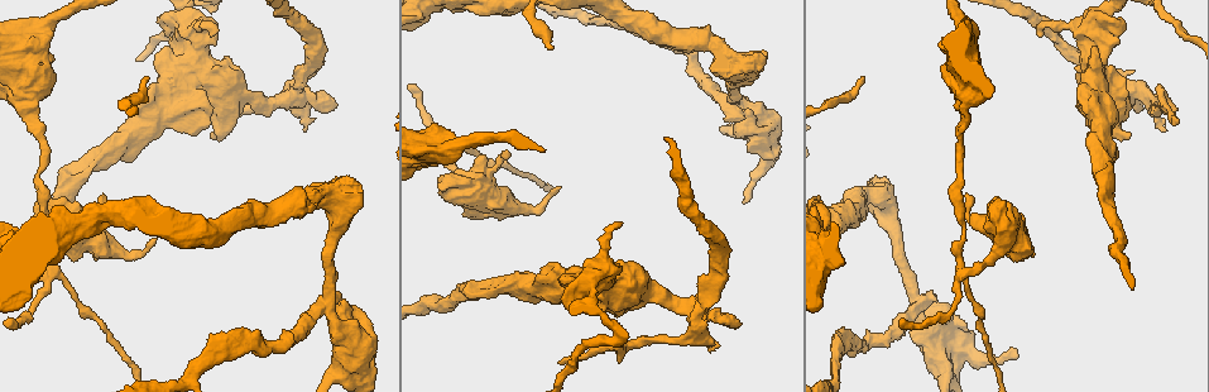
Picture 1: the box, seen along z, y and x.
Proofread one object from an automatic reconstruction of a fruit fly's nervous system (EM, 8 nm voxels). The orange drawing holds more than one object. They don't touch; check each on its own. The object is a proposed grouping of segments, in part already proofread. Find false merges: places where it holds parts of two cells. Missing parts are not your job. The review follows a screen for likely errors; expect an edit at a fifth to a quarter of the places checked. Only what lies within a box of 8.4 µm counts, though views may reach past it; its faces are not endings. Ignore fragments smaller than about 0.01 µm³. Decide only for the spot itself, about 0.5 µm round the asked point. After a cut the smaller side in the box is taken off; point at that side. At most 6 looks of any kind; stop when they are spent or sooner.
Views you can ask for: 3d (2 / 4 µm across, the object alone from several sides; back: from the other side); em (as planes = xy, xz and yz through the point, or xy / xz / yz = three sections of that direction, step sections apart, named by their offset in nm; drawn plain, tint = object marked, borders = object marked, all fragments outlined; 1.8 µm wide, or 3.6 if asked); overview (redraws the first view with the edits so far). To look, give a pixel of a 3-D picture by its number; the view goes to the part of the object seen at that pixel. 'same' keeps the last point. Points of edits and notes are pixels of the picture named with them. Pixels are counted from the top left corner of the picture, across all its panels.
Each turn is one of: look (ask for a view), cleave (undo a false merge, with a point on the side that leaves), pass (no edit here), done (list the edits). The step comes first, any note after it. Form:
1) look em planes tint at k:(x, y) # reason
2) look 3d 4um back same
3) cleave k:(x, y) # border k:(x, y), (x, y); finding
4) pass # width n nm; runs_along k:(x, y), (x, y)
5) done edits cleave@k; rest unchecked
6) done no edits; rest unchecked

look em planes tint at 1:(324, 304) # sudden change in width

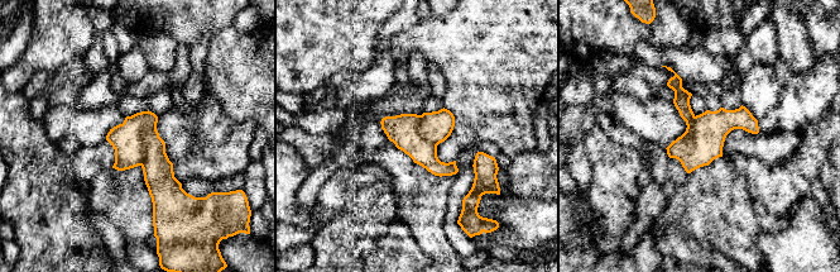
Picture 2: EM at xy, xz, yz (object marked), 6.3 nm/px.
cleave 2:(126, 139) # part_leaving 2:(384, 122), (436, 167), (454, 170); two cells meet here

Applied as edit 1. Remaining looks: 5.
look overview

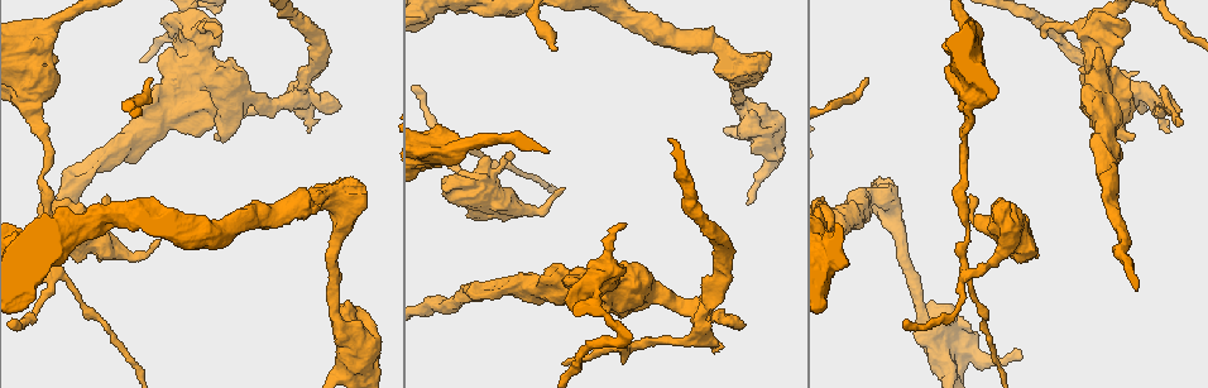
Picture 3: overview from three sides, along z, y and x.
look 3d 4um at 3:(972, 273) # four-way junction

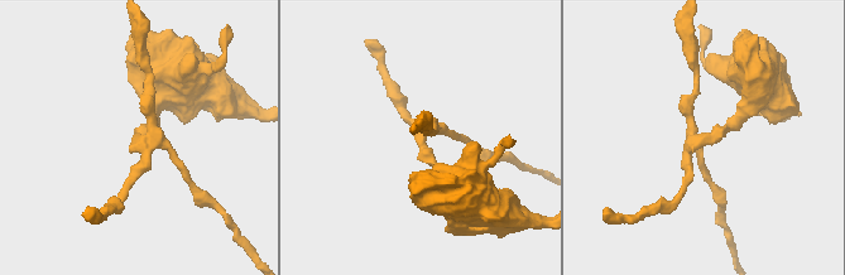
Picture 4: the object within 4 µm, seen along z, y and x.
look em 3.6um planes tint at 4:(421, 143) # arms 4; need the tissue

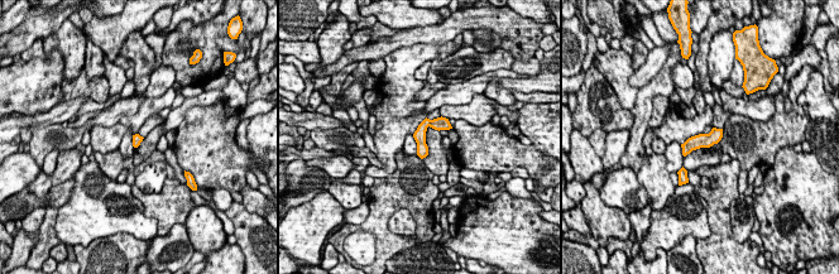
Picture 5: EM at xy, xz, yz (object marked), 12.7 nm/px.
cleave 5:(420, 134) # two cells meet here

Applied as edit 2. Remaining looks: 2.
look overview

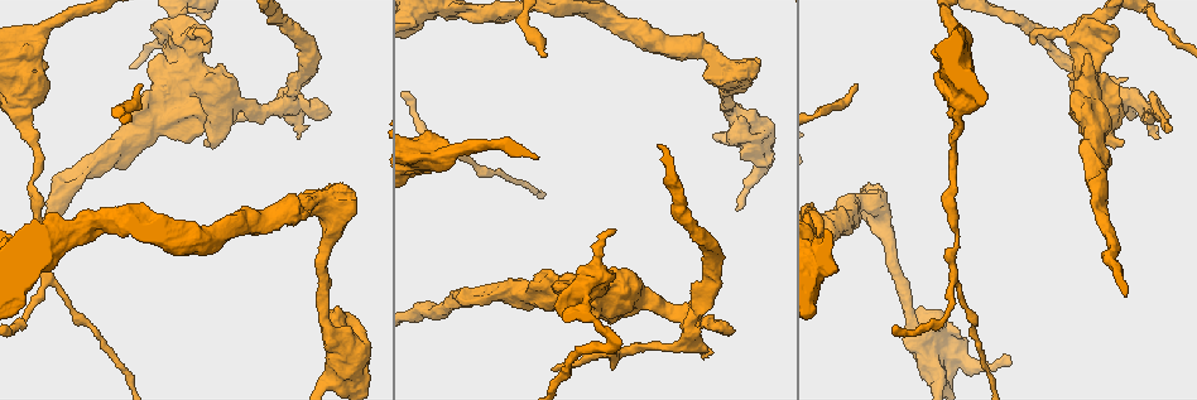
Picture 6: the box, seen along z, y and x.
look em 3.6um xz step 16 tint at 6:(192, 110) # thick turns thin

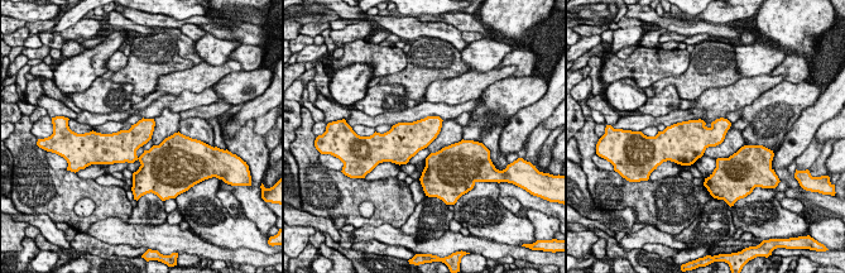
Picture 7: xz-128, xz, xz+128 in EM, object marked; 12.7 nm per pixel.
pass # width 300 nm; all the same cell

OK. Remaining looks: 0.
done edits cleave@2, cleave@5; rest unchecked

